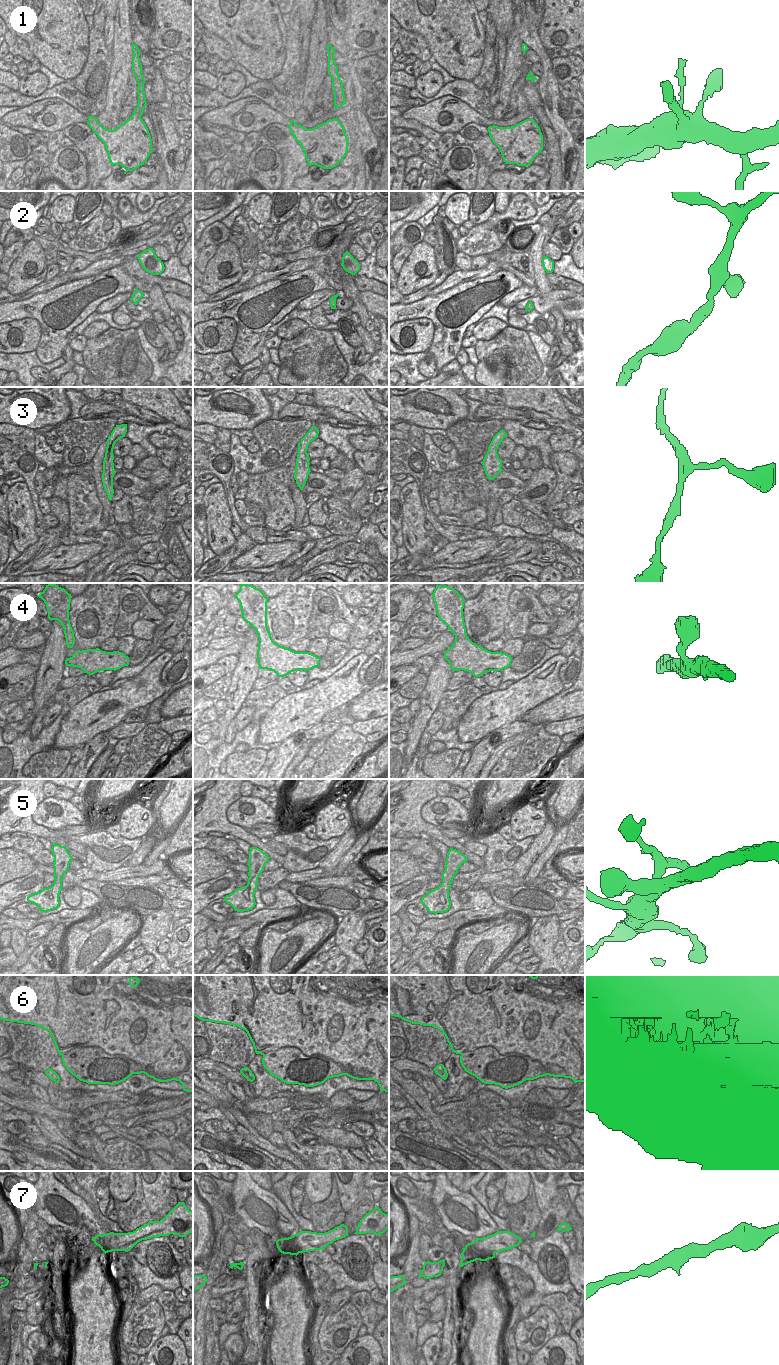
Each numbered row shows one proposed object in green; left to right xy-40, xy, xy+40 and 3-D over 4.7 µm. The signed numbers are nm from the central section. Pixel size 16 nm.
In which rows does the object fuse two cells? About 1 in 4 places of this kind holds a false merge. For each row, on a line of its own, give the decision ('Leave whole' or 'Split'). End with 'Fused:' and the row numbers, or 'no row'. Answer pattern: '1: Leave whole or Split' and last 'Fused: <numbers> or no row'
1: Leave whole
2: Leave whole
3: Leave whole
4: Leave whole
5: Leave whole
6: Leave whole
7: Leave whole
Fused: no row

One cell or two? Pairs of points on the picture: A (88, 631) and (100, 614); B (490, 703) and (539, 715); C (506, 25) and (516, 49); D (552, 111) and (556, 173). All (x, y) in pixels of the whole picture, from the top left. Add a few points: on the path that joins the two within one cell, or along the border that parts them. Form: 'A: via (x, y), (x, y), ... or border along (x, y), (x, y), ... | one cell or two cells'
A: via (91, 627), (98, 618) | one cell
B: border along (546, 699), (528, 709), (519, 719) | two cells
C: border along (515, 10), (512, 28), (506, 34) | two cells
D: border along (544, 109), (557, 137), (559, 152) | two cells

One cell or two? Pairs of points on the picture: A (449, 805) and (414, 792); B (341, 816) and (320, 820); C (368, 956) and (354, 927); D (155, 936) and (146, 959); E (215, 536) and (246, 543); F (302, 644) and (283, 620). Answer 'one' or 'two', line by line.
A: two
B: one
C: two
D: two
E: two
F: two

